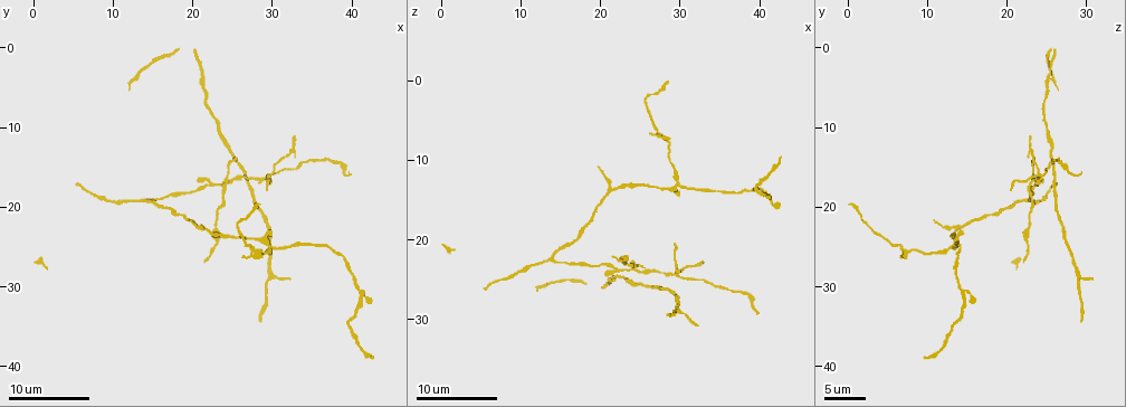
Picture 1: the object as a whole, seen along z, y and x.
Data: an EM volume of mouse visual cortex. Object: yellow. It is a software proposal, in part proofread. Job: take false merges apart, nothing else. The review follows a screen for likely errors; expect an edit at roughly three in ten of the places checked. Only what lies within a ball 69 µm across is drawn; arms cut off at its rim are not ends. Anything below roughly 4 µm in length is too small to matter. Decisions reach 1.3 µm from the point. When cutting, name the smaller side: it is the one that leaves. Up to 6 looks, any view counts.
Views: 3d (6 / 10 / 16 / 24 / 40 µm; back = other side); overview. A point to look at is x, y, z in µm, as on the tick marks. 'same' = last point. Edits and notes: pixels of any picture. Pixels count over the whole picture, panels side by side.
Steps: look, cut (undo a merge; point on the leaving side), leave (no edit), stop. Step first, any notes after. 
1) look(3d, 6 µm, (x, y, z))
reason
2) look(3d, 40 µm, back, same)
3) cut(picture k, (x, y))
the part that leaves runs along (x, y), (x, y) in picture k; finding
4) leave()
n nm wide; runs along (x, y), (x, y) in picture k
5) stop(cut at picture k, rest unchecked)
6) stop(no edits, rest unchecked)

look(3d, 10 µm, (29.5, 25.0, 13.5))
arms part here

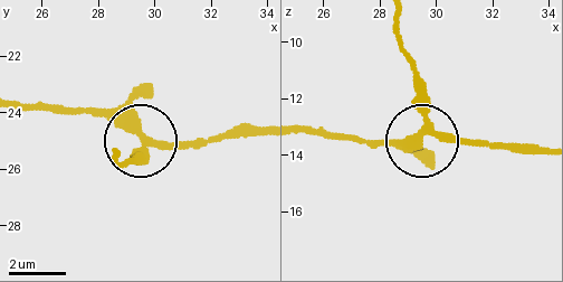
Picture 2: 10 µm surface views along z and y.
leave()
250 nm wide; continuous, no second neuron

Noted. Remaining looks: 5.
look(3d, 10 µm, (29.5, 16.5, 24.5))

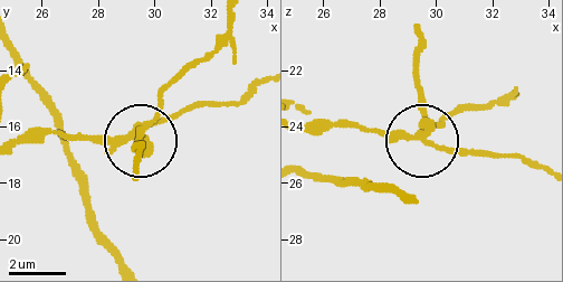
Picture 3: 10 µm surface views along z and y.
cut(picture 3, (173, 114))
4 arms; the part that leaves runs along (422, 139), (470, 153), (514, 153), (543, 166) in picture 3; a second neuron is stuck on

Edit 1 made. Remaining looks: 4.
look(3d, 10 µm, (24.5, 16.5, 23.0))
four-way junction

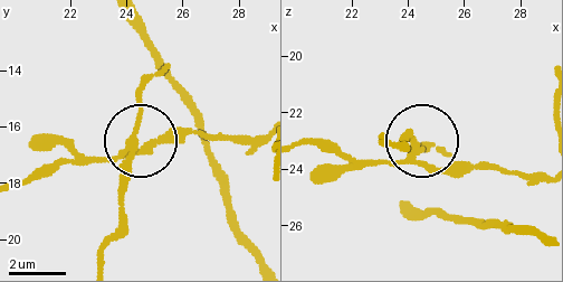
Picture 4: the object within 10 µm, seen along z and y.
cut(picture 4, (126, 182))
side arm 12 µm; the part that leaves runs along (129, 148), (121, 227), (99, 263) in picture 4; two neurons meet here

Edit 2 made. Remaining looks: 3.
stop(cut at picture 3, cut at picture 4, rest unchecked)

